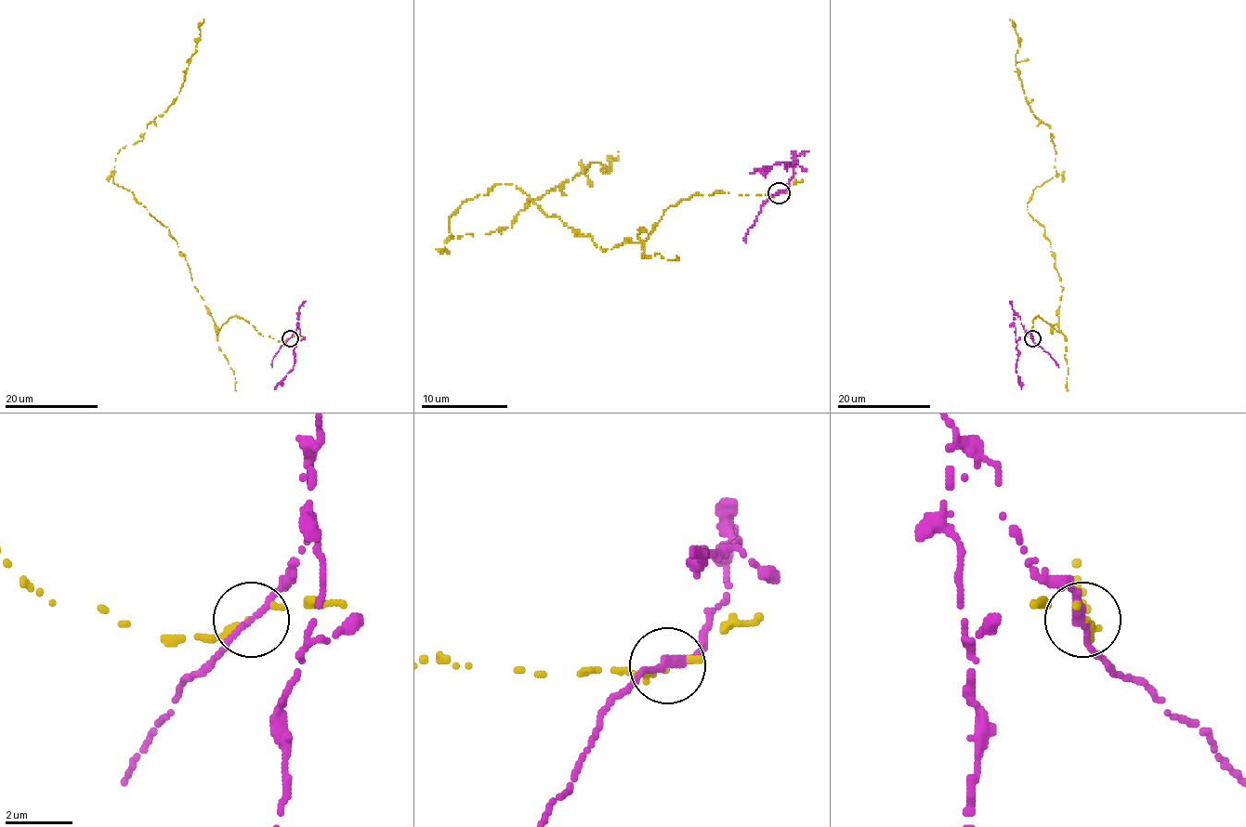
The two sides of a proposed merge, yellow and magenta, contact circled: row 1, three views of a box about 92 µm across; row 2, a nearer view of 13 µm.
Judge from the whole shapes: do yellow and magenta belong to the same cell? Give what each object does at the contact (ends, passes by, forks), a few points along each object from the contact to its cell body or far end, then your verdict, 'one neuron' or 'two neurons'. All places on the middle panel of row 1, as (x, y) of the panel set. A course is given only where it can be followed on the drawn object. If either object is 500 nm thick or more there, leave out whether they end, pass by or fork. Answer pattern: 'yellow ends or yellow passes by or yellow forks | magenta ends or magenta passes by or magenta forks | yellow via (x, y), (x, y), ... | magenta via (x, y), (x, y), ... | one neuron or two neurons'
yellow ends | magenta passes by | yellow via (778, 194), (698, 194), (605, 251), (496, 184), (466, 199), (449, 236), (512, 227), (529, 199), (618, 151) | magenta via (778, 192), (787, 188), (793, 175), (795, 158), (797, 162), (787, 166), (784, 162), (750, 173) | two neurons

